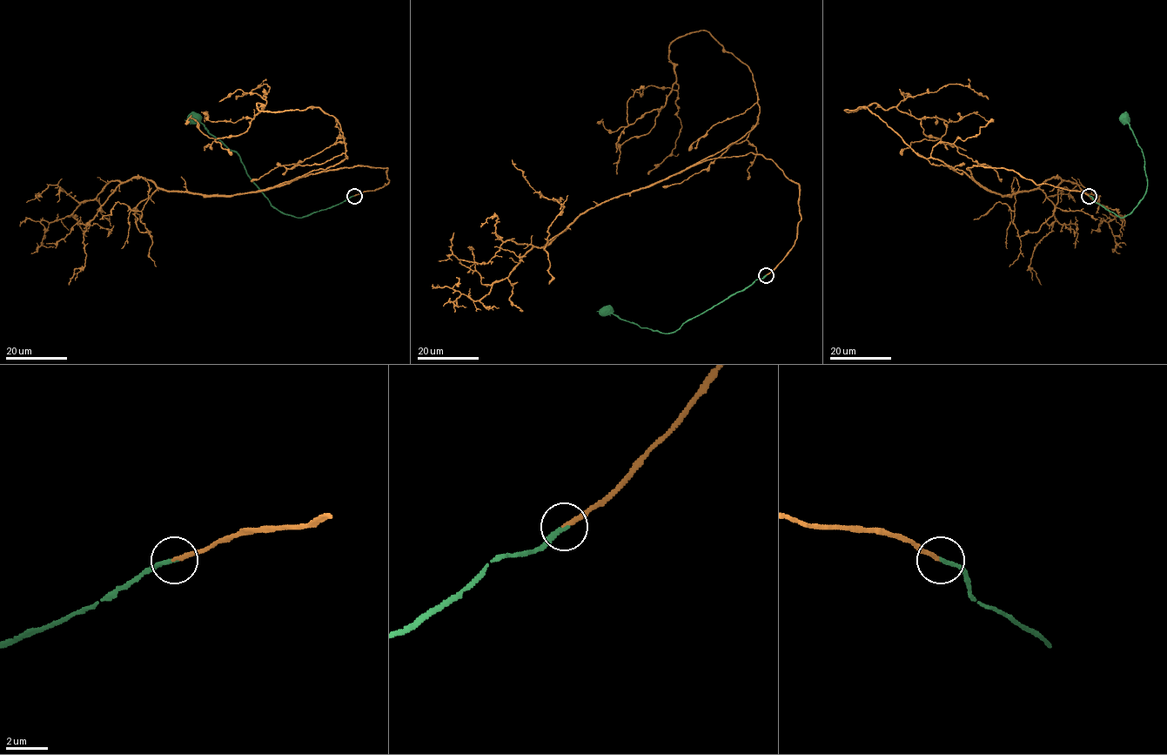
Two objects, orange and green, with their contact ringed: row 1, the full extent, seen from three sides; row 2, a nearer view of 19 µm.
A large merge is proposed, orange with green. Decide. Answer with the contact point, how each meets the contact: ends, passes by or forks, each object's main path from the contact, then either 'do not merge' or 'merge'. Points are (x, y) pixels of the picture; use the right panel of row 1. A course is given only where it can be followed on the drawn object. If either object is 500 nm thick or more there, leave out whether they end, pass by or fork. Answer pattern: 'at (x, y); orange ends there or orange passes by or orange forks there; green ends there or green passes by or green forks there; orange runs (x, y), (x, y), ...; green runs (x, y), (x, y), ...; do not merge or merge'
at (1089, 196); orange ends there; green ends there; orange runs (1089, 196), (1000, 168), (973, 179), (844, 110), (896, 107), (938, 138), (900, 153); green runs (1089, 196), (1119, 218), (1129, 214), (1144, 195), (1147, 179), (1144, 157), (1124, 117); merge

